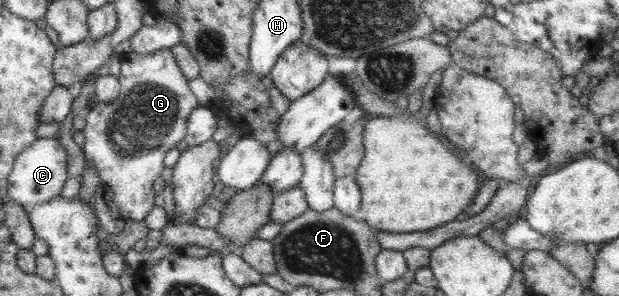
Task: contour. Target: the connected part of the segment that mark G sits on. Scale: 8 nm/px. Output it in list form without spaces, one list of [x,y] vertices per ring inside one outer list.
[[[169,48],[148,54],[136,54],[131,50],[123,55],[123,59],[126,67],[125,74],[119,78],[121,92],[111,103],[95,101],[85,115],[86,125],[83,129],[85,143],[81,148],[85,160],[95,164],[101,182],[109,186],[122,219],[144,221],[155,206],[156,194],[153,184],[165,168],[164,156],[168,150],[185,139],[188,117],[199,102],[189,89],[189,80],[176,65],[176,59]]]

